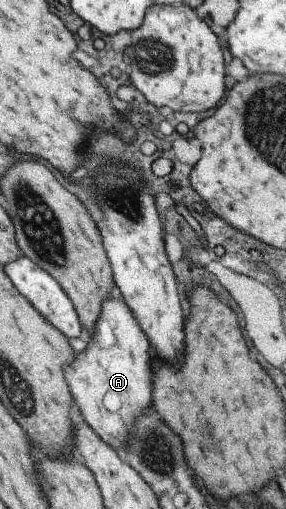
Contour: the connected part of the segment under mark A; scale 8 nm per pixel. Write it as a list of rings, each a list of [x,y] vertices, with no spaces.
[[[114,293],[110,296],[109,299],[106,299],[100,304],[100,315],[94,324],[94,333],[91,337],[84,337],[87,341],[87,349],[84,352],[78,352],[74,355],[74,358],[70,360],[68,365],[64,366],[64,379],[66,380],[67,386],[69,387],[69,392],[72,396],[72,402],[74,403],[76,412],[78,416],[85,422],[85,424],[90,426],[90,429],[103,441],[105,444],[108,444],[113,450],[121,450],[126,444],[126,439],[130,433],[130,427],[133,427],[136,423],[136,418],[139,417],[144,411],[148,409],[151,410],[152,406],[152,360],[153,354],[151,348],[148,344],[146,336],[143,334],[143,331],[139,328],[139,325],[136,323],[136,320],[133,318],[133,315],[130,313],[128,306],[119,298],[117,293]]]

